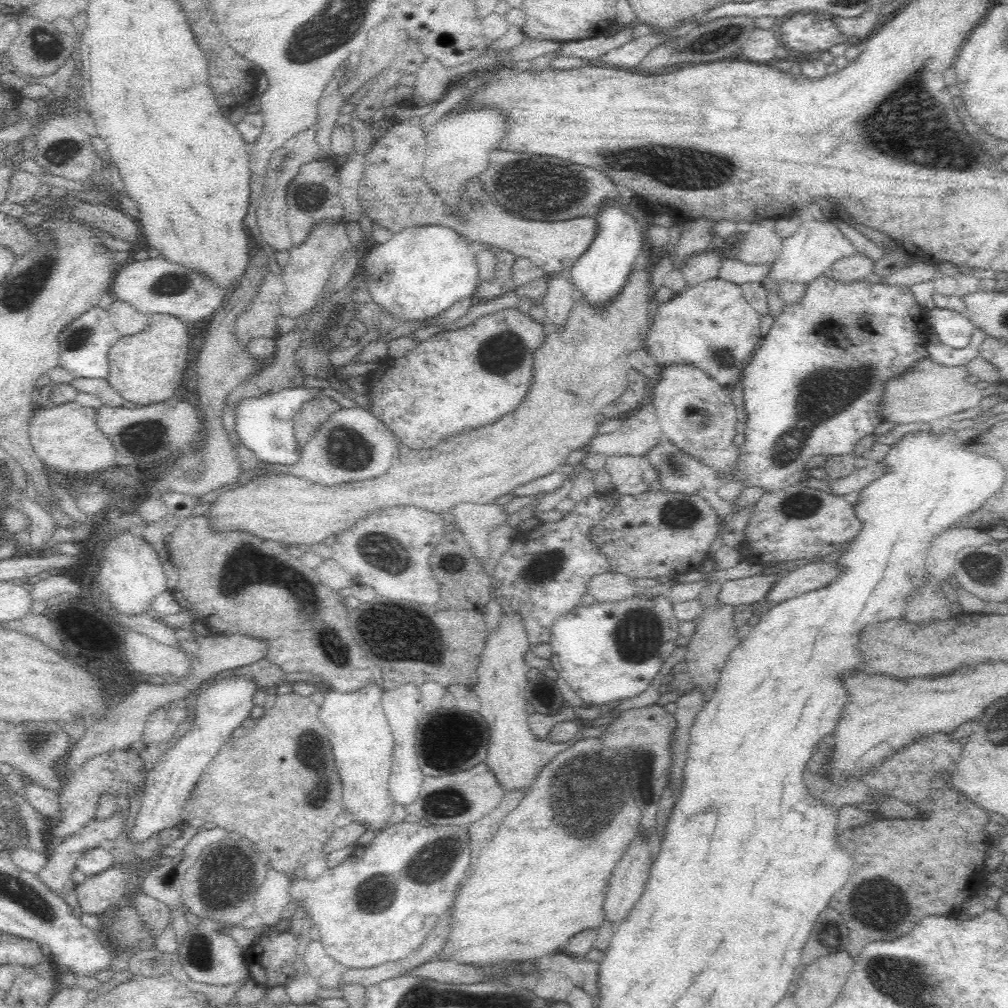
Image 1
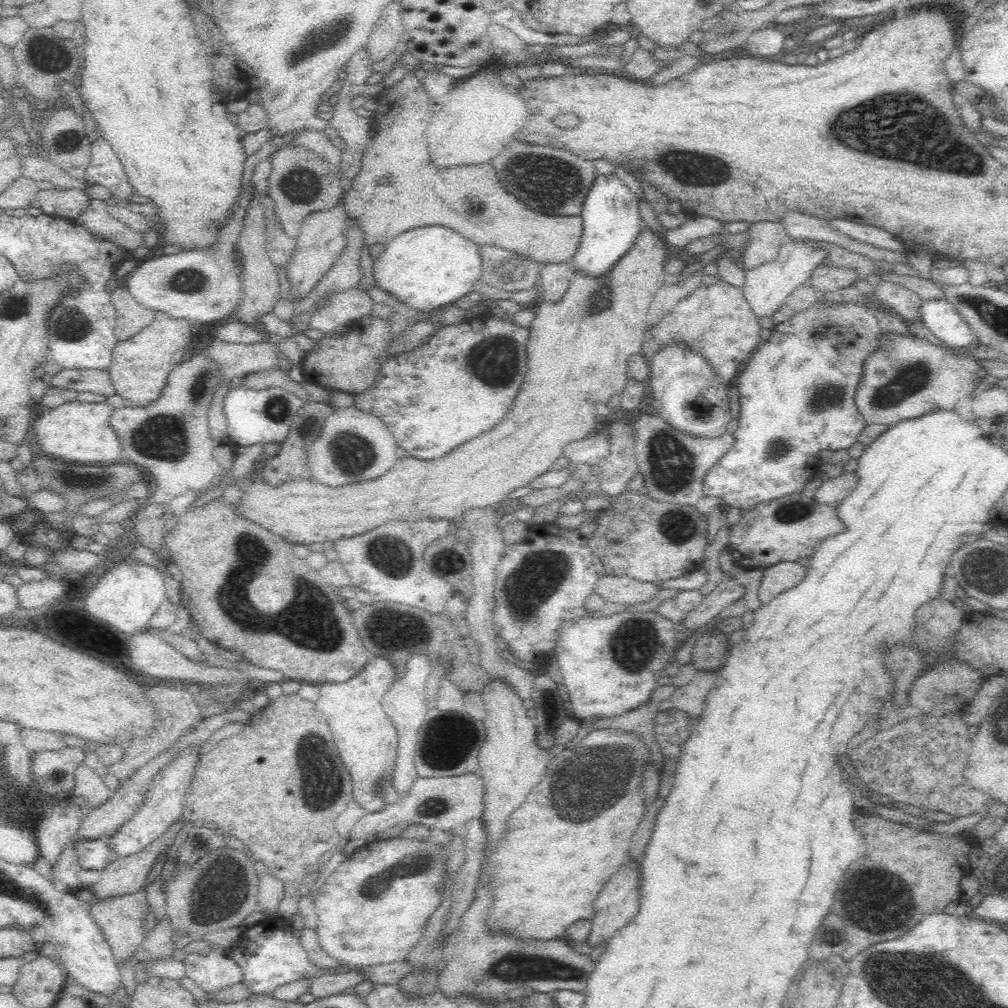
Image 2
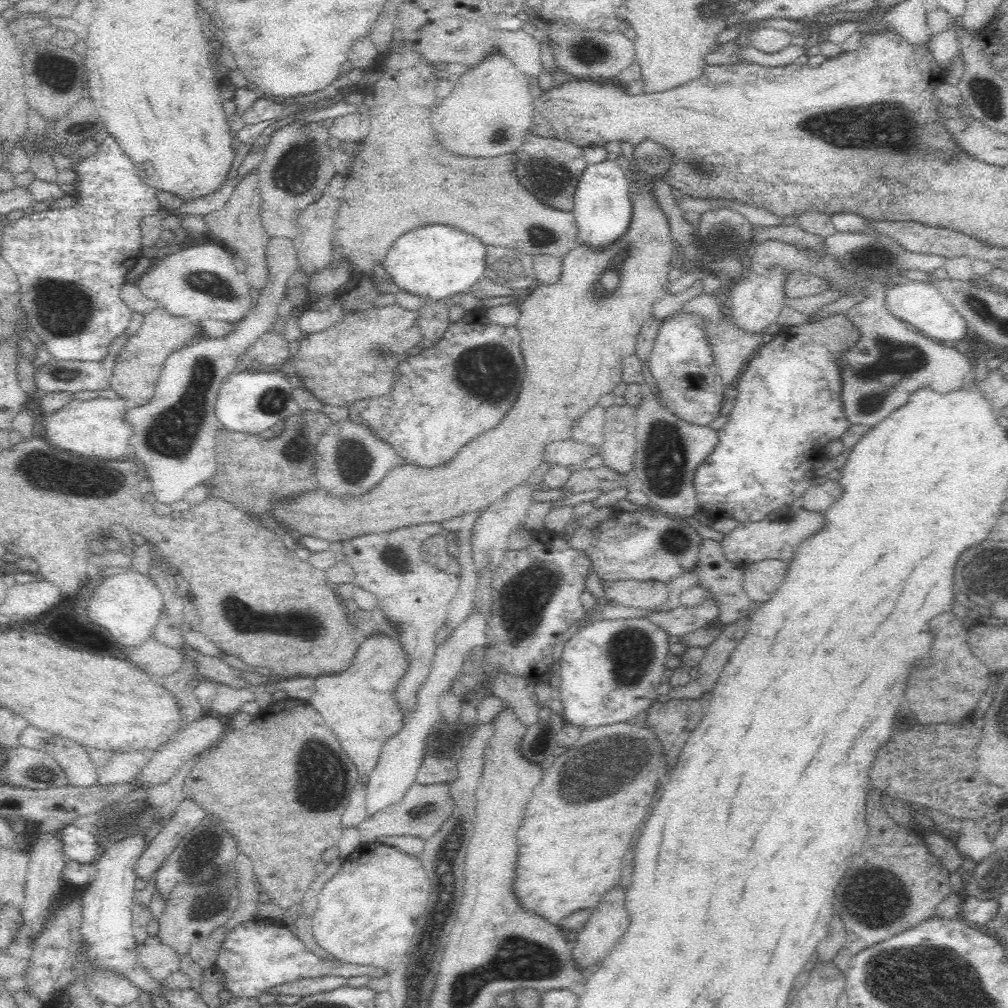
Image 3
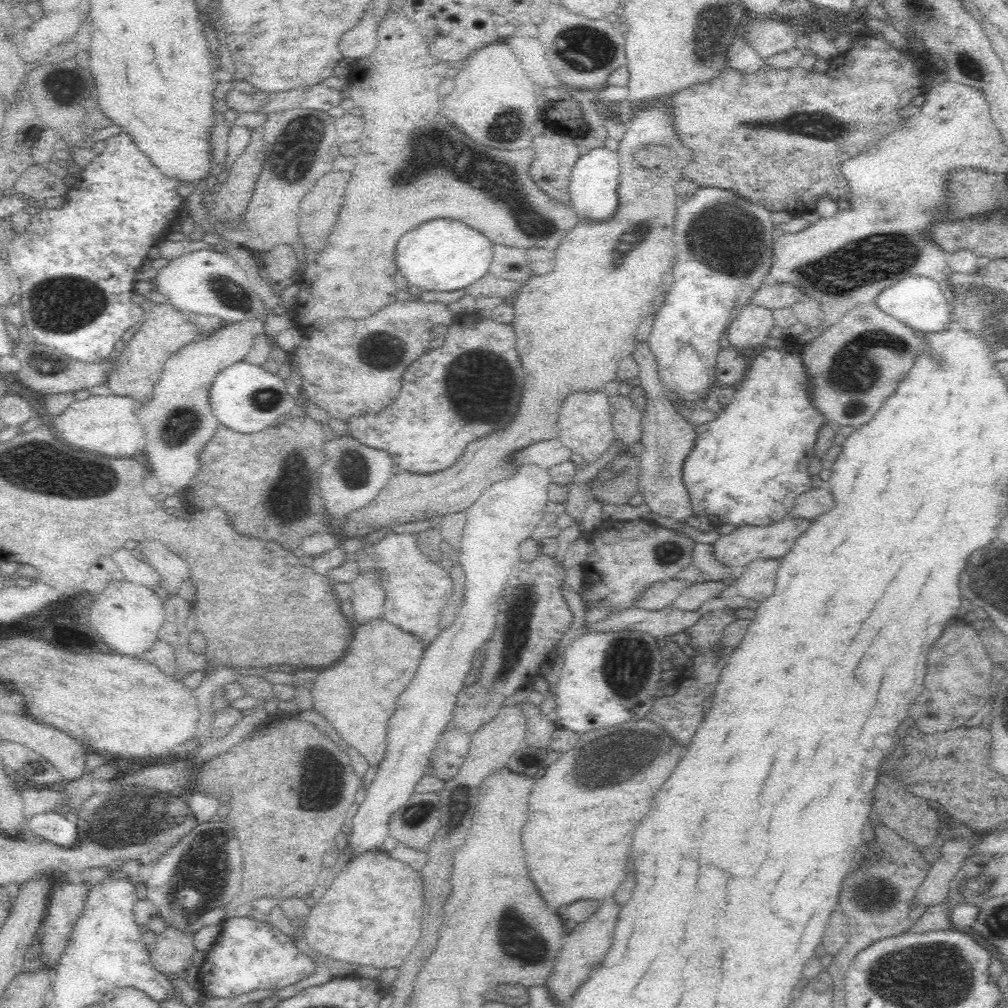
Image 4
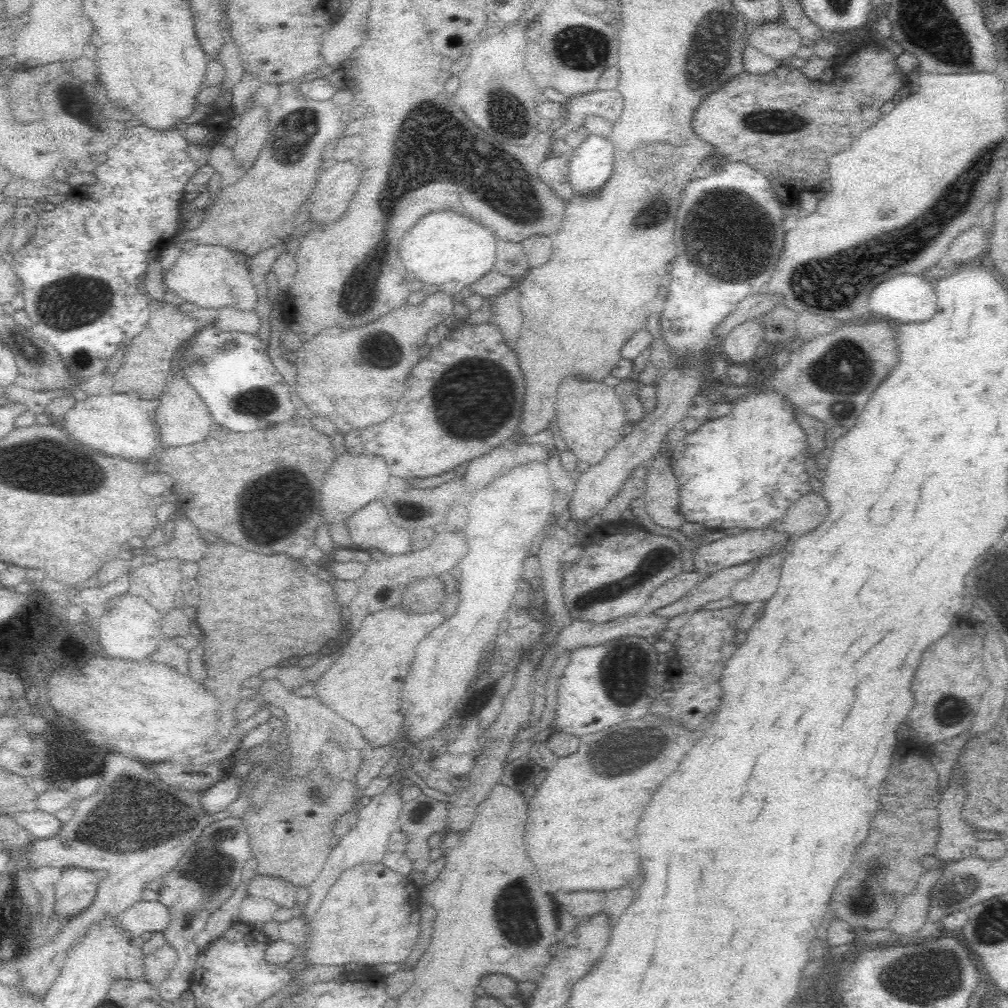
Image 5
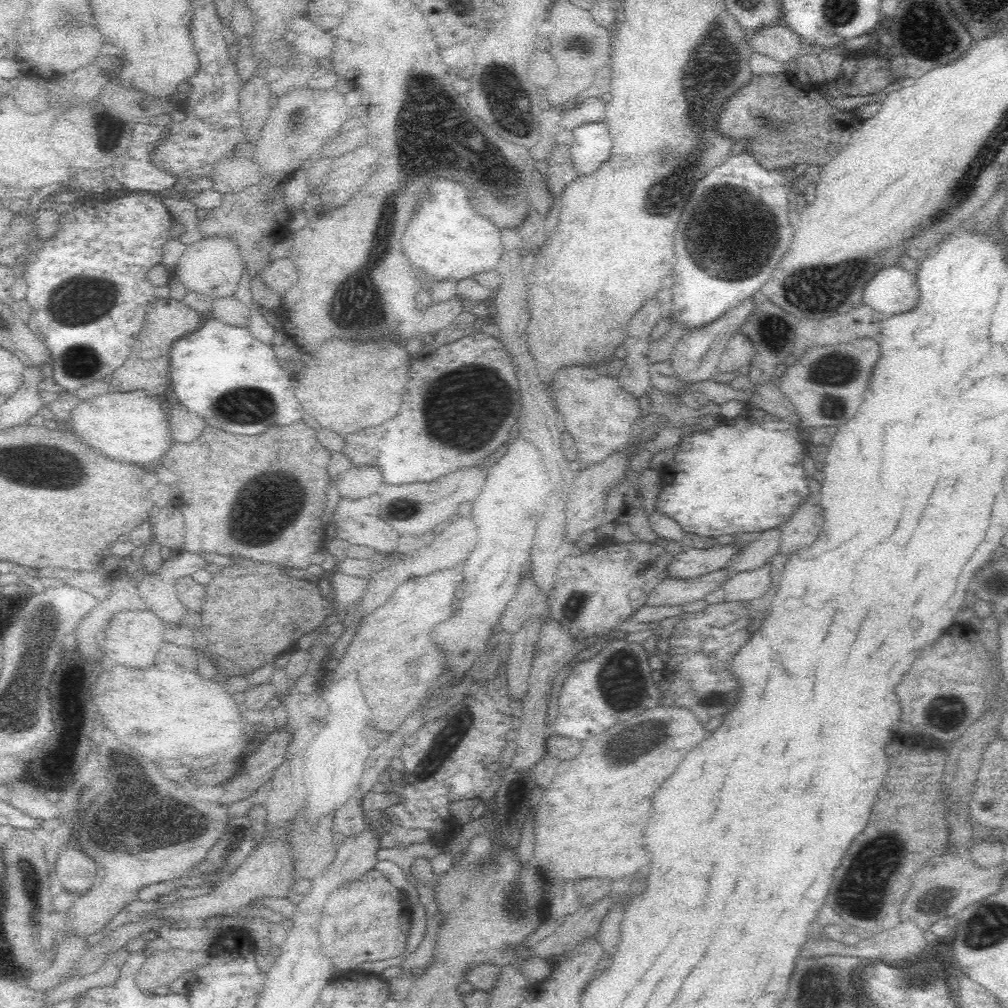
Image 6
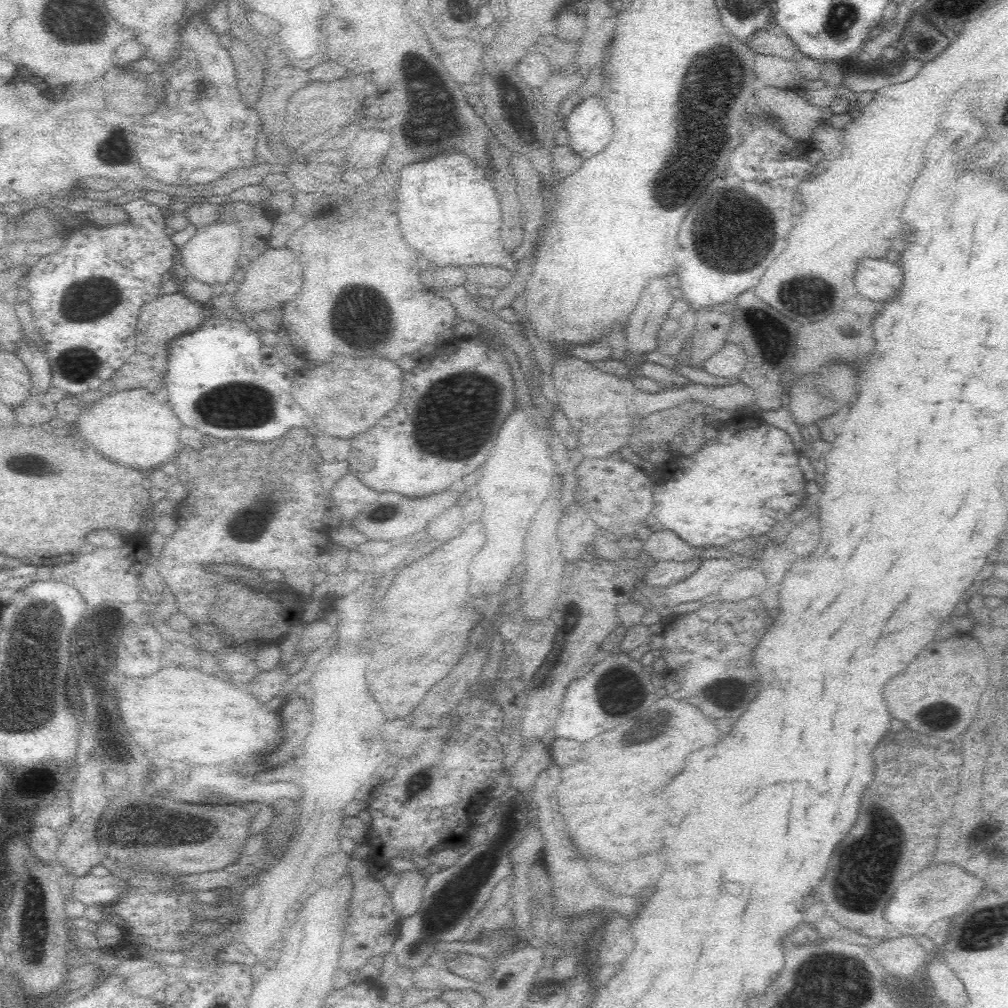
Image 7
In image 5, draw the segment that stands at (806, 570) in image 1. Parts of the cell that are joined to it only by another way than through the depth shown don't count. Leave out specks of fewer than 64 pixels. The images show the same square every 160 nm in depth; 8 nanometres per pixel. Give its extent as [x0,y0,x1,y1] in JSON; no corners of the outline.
[729,558,780,603]

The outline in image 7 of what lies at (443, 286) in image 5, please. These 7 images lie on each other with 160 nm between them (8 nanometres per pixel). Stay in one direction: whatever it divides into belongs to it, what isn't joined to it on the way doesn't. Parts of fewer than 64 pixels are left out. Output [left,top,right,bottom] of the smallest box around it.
[398,152,506,266]

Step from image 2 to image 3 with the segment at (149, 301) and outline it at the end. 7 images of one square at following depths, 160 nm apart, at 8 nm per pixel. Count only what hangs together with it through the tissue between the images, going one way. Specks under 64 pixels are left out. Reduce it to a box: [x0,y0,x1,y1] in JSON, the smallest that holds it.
[136,238,252,323]

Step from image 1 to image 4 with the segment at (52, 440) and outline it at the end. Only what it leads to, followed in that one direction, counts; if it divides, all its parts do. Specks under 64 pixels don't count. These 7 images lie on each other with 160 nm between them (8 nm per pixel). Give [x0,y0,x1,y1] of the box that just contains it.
[49,396,144,458]

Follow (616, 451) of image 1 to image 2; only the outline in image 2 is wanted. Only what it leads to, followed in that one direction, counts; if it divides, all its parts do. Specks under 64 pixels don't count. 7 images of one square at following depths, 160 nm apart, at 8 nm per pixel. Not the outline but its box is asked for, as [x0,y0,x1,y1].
[562,431,610,467]

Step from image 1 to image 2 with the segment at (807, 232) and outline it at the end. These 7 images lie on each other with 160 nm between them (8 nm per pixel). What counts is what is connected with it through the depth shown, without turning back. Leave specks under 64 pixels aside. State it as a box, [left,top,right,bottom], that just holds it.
[740,238,826,320]

